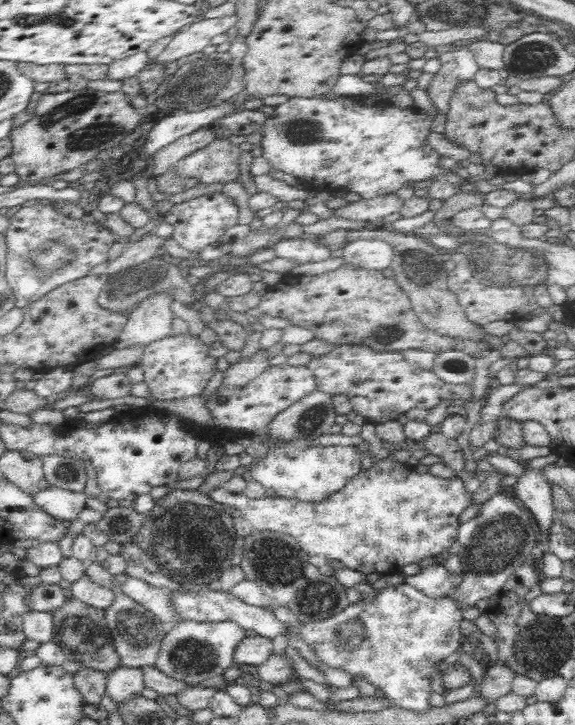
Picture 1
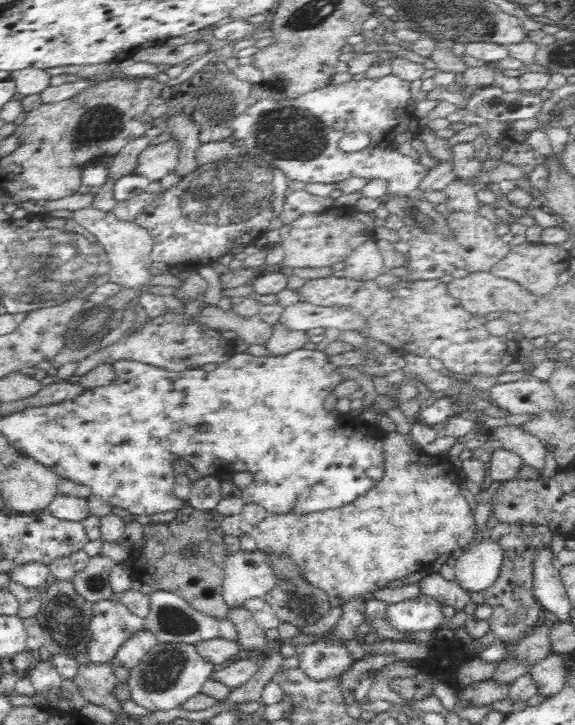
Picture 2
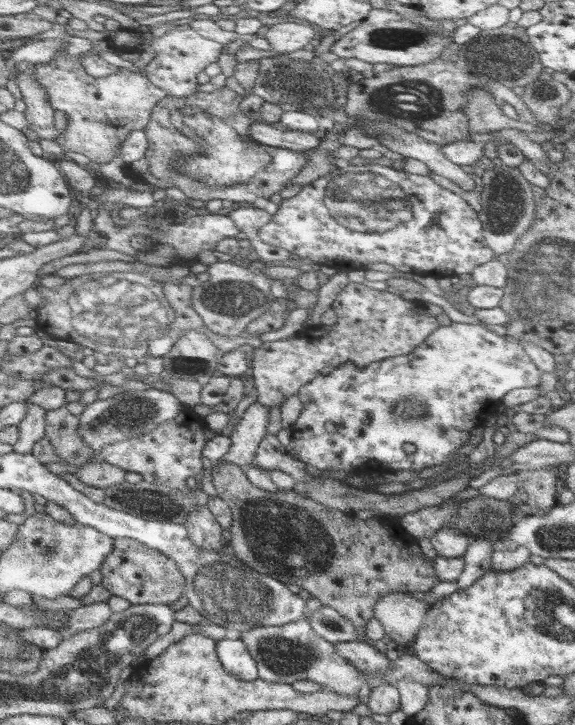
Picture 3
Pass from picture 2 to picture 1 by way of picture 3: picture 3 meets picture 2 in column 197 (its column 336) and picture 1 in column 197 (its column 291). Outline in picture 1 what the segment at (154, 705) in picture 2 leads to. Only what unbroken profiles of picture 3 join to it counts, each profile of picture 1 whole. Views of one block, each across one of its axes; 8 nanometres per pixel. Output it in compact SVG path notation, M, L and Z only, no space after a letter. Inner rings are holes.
M182 621L167 630L155 661L158 668L169 678L184 684L200 685L204 680L223 676L234 665L235 648L246 637L246 631L236 622L194 622Z

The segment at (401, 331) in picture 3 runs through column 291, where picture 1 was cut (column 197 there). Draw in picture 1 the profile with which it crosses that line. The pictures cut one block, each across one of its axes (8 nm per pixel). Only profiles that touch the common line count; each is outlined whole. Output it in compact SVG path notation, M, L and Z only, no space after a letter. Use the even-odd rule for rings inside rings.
M171 335L152 342L144 349L140 366L143 368L143 380L149 388L149 394L156 400L180 400L199 396L210 378L216 374L217 358L208 355L208 345L197 336Z

